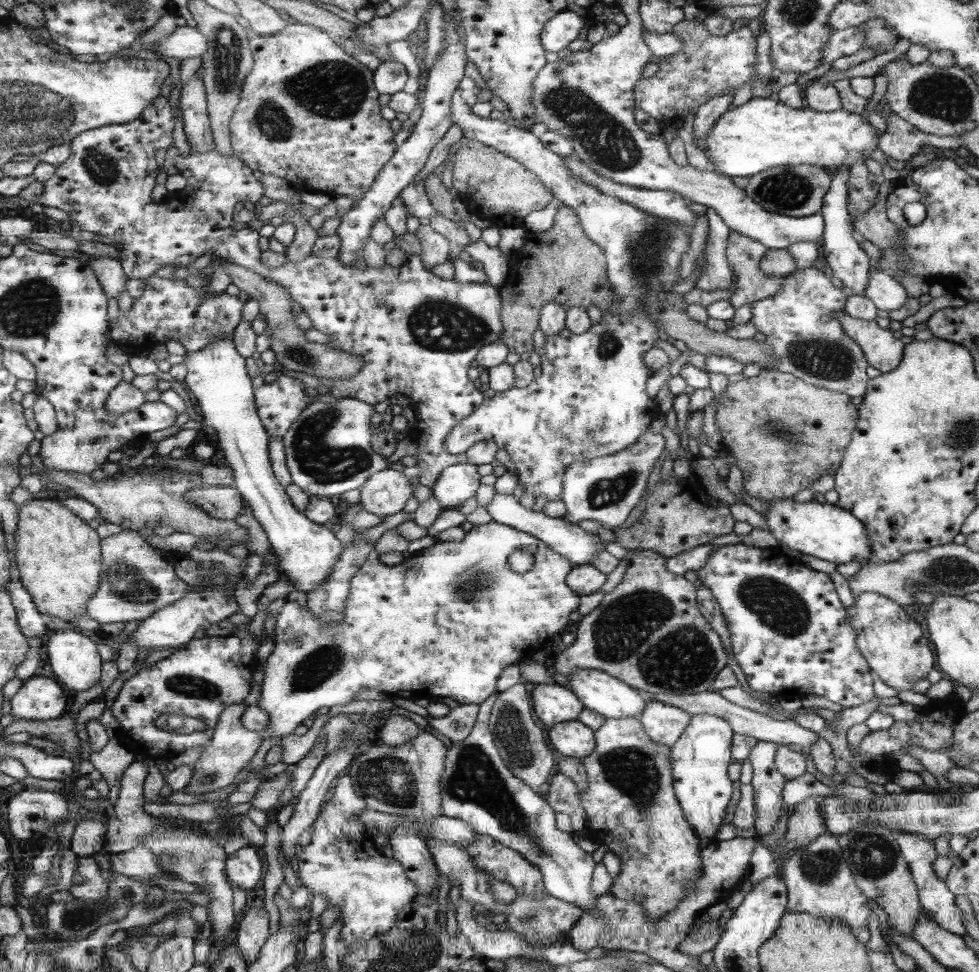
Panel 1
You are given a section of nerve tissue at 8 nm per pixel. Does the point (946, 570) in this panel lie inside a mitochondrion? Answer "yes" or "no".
yes

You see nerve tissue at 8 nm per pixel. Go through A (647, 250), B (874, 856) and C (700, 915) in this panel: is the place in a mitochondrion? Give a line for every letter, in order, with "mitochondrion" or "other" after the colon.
A: mitochondrion
B: mitochondrion
C: other

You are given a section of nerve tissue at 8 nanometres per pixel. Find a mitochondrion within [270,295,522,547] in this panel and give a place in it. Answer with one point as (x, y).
(325, 463)

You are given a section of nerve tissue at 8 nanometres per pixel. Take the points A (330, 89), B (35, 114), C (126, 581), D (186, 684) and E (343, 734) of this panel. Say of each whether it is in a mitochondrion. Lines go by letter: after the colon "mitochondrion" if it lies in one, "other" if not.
A: mitochondrion
B: mitochondrion
C: mitochondrion
D: mitochondrion
E: mitochondrion

